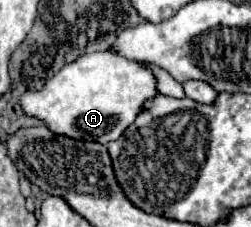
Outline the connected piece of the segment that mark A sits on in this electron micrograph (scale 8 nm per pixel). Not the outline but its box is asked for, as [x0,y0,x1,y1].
[19,51,155,145]

